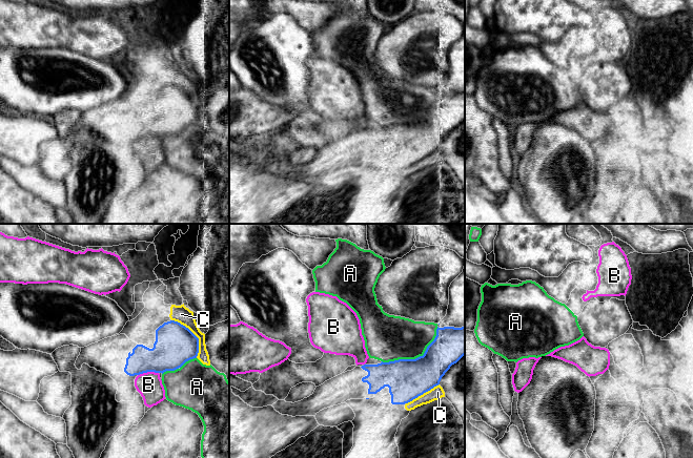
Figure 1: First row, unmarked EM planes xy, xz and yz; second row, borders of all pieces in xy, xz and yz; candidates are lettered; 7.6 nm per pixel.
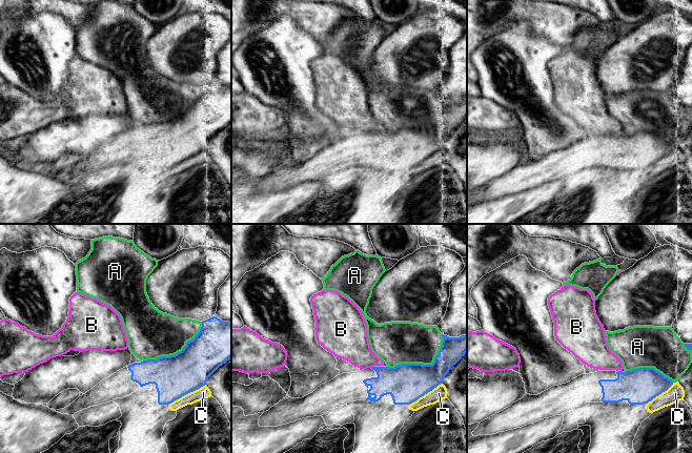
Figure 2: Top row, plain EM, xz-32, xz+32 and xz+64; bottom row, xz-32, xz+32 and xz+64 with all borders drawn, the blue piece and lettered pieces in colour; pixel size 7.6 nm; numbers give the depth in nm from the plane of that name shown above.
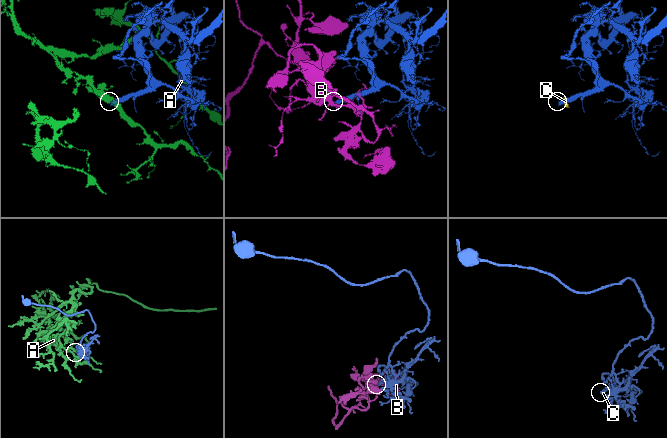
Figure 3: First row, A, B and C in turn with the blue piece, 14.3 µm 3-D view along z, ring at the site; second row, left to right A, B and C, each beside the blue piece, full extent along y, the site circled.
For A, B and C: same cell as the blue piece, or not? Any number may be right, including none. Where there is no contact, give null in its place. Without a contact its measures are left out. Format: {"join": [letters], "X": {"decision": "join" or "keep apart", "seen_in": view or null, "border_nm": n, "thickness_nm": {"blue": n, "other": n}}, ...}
{"join": [], "A": {"decision": "keep apart", "seen_in": "xz", "border_nm": 500, "thickness_nm": {"blue": 320, "other": 340}}, "B": {"decision": "keep apart", "seen_in": "xy", "border_nm": 160, "thickness_nm": {"blue": 280, "other": 190}}, "C": {"decision": "keep apart", "seen_in": "xy", "border_nm": 360, "thickness_nm": {"blue": 320, "other": 130}}}

